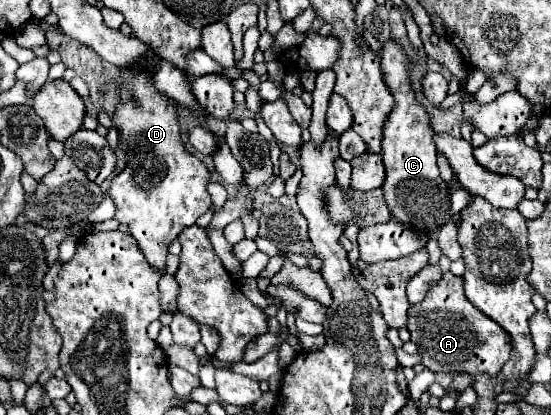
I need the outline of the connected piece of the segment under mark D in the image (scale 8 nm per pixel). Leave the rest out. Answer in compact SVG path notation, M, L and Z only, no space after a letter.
M125 70L119 76L123 94L121 106L115 112L115 126L127 144L127 166L113 178L109 196L113 198L119 222L127 222L129 232L137 240L149 266L155 270L167 270L169 244L189 226L197 222L211 206L211 198L205 190L209 182L207 166L191 156L179 140L177 104L159 94L153 80L143 70Z

